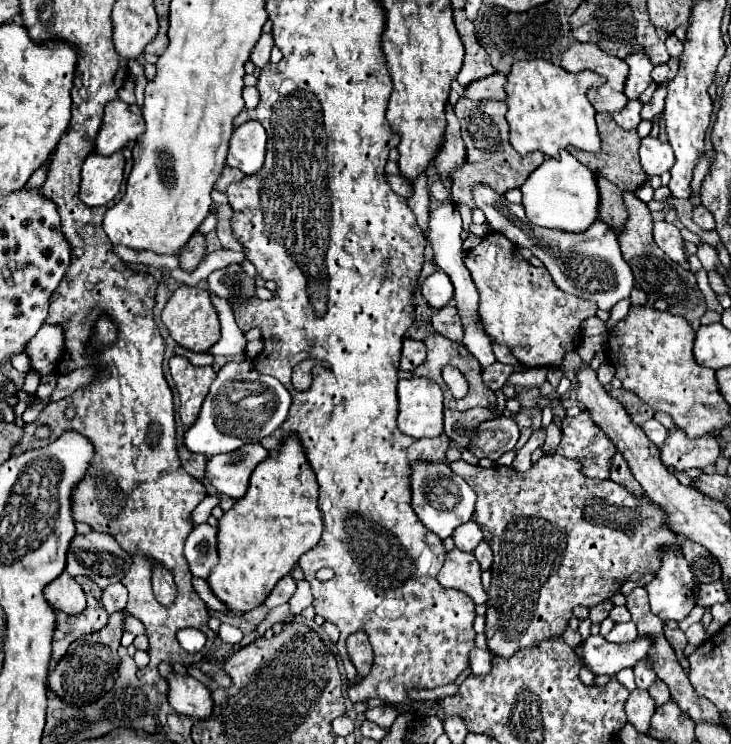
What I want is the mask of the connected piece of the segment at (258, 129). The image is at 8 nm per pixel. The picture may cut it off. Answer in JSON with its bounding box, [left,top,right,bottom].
[227,121,267,175]

